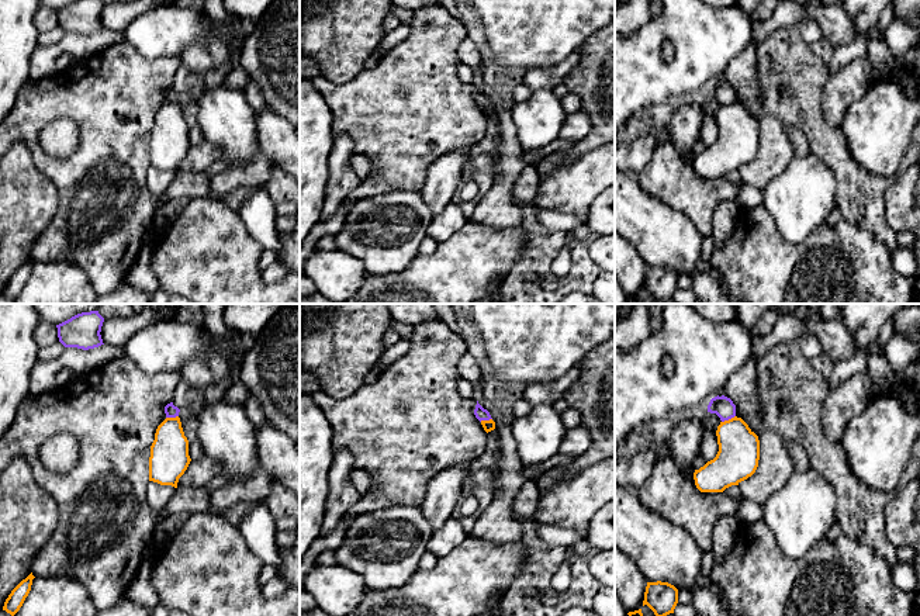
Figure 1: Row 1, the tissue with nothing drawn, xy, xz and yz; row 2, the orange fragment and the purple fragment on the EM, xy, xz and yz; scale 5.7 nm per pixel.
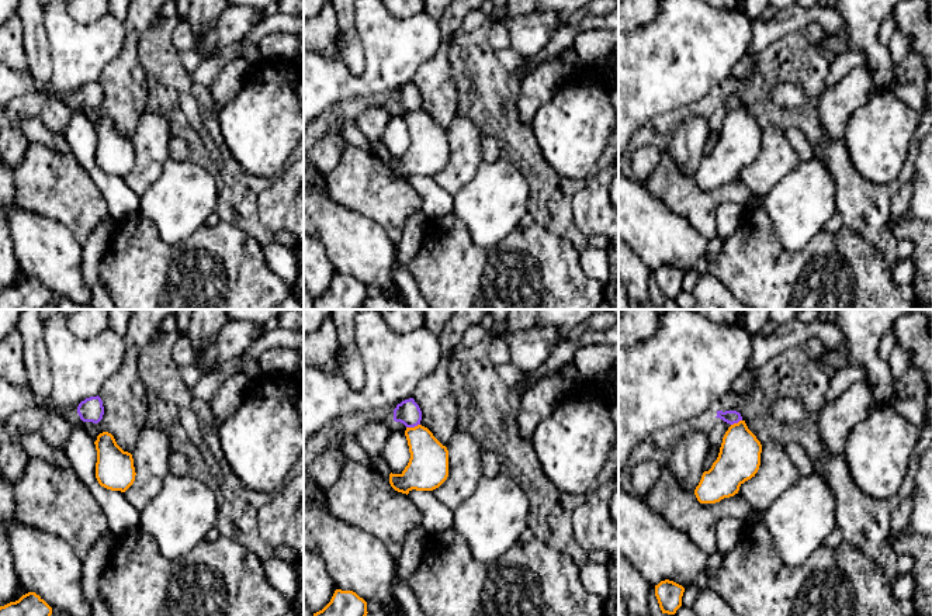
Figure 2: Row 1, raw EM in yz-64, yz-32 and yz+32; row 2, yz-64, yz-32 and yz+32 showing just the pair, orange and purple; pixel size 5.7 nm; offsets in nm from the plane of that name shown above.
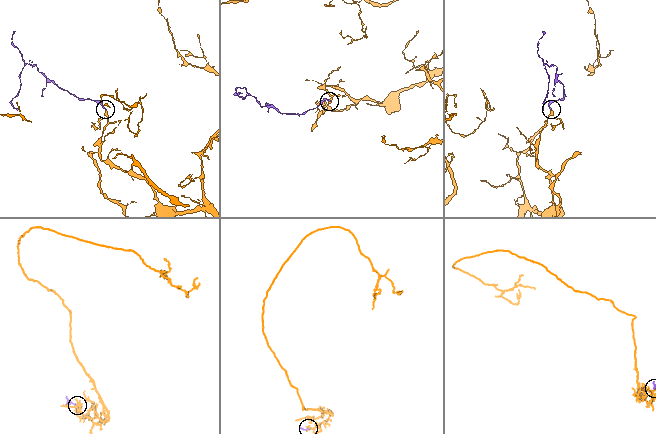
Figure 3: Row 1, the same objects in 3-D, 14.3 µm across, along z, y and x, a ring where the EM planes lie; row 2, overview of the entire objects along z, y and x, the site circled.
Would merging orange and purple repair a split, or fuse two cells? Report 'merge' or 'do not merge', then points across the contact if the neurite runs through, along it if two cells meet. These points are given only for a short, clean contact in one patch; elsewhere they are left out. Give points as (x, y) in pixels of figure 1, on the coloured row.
do not merge | along yz (735, 415), (722, 422)

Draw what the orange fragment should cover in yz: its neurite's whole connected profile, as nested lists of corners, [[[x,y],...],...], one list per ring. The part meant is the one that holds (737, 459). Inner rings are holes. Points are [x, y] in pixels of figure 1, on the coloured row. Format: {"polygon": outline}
{"polygon": [[[741,418],[720,422],[716,436],[716,457],[694,473],[695,485],[701,492],[723,492],[751,477],[758,467],[758,436]]]}

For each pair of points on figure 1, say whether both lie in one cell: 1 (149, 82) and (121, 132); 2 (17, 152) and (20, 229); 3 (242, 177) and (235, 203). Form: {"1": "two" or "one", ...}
{"1": "one", "2": "one", "3": "two"}

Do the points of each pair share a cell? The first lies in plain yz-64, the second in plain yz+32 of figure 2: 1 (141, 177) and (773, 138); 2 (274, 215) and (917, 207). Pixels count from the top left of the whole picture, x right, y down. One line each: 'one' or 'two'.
1: one
2: two

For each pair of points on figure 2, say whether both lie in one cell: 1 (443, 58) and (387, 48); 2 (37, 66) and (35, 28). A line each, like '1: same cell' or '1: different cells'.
1: different cells
2: same cell

